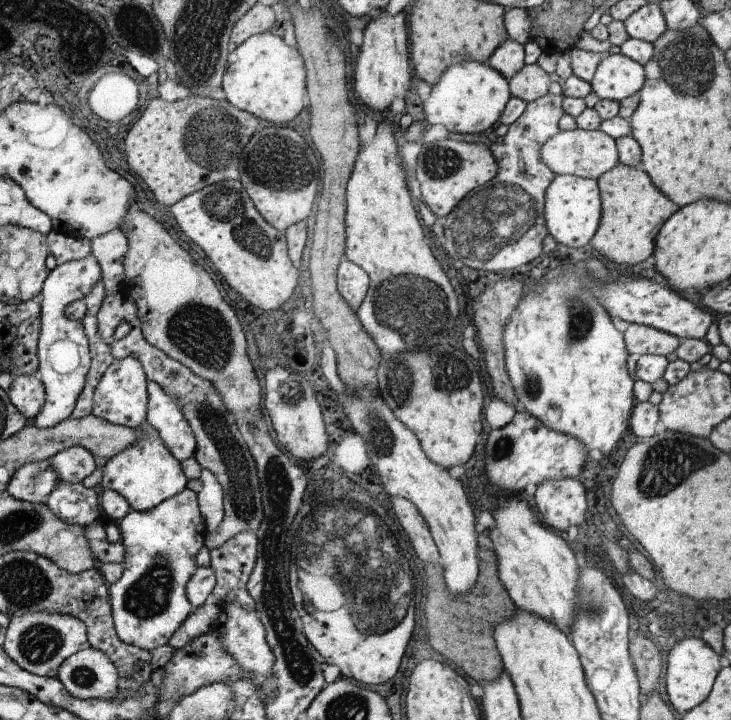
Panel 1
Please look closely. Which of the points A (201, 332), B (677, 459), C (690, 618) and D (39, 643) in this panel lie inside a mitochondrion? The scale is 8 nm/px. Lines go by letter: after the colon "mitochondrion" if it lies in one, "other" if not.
A: mitochondrion
B: mitochondrion
C: other
D: mitochondrion

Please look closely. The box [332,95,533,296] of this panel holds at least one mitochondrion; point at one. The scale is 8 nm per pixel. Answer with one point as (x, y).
(438, 163)

